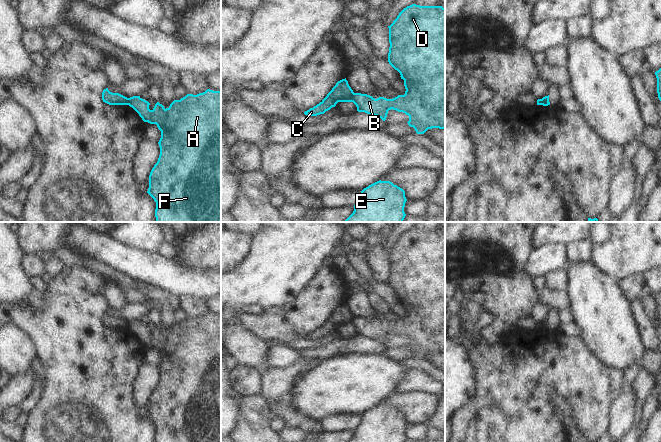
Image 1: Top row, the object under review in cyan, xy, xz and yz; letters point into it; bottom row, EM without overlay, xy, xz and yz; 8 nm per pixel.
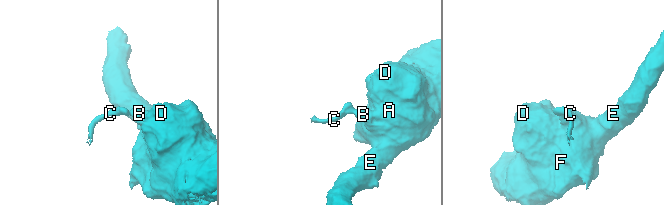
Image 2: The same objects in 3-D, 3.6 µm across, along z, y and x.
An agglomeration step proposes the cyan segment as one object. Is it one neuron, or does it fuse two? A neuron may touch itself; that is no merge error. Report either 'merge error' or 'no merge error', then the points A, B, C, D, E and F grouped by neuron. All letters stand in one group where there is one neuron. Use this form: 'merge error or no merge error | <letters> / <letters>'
merge error | A B D E F / C

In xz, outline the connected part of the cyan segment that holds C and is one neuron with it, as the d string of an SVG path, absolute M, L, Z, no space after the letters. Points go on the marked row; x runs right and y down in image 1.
M342 79L336 83L327 96L316 106L305 111L307 116L317 116L335 107L338 102L350 102L354 92L348 84L348 81Z

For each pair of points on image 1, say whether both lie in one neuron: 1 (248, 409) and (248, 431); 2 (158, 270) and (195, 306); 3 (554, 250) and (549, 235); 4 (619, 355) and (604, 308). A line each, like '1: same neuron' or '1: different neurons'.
1: same neuron
2: different neurons
3: different neurons
4: same neuron

